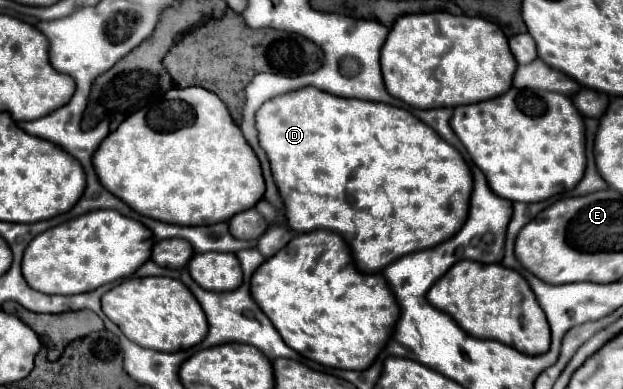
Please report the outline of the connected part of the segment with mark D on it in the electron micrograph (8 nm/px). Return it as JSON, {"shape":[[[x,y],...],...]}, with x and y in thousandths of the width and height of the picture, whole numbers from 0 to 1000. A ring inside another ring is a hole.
{"shape":[[[493,221],[493,226],[480,226],[464,242],[451,242],[445,252],[429,257],[409,293],[409,329],[413,329],[416,375],[425,386],[429,406],[432,406],[448,504],[454,509],[457,566],[461,566],[464,586],[474,596],[499,596],[499,591],[512,591],[512,586],[538,591],[560,627],[567,663],[570,663],[570,684],[576,684],[576,694],[586,704],[605,704],[618,684],[624,684],[628,674],[634,674],[637,663],[644,663],[650,653],[685,643],[685,638],[701,632],[705,622],[714,622],[743,581],[743,571],[750,560],[759,463],[756,463],[756,447],[753,447],[753,432],[750,432],[743,401],[724,370],[717,370],[695,329],[689,329],[682,314],[676,314],[673,303],[666,303],[660,288],[653,288],[647,278],[637,278],[628,267],[612,267],[612,262],[544,252],[544,247],[525,242],[512,226]]]}

